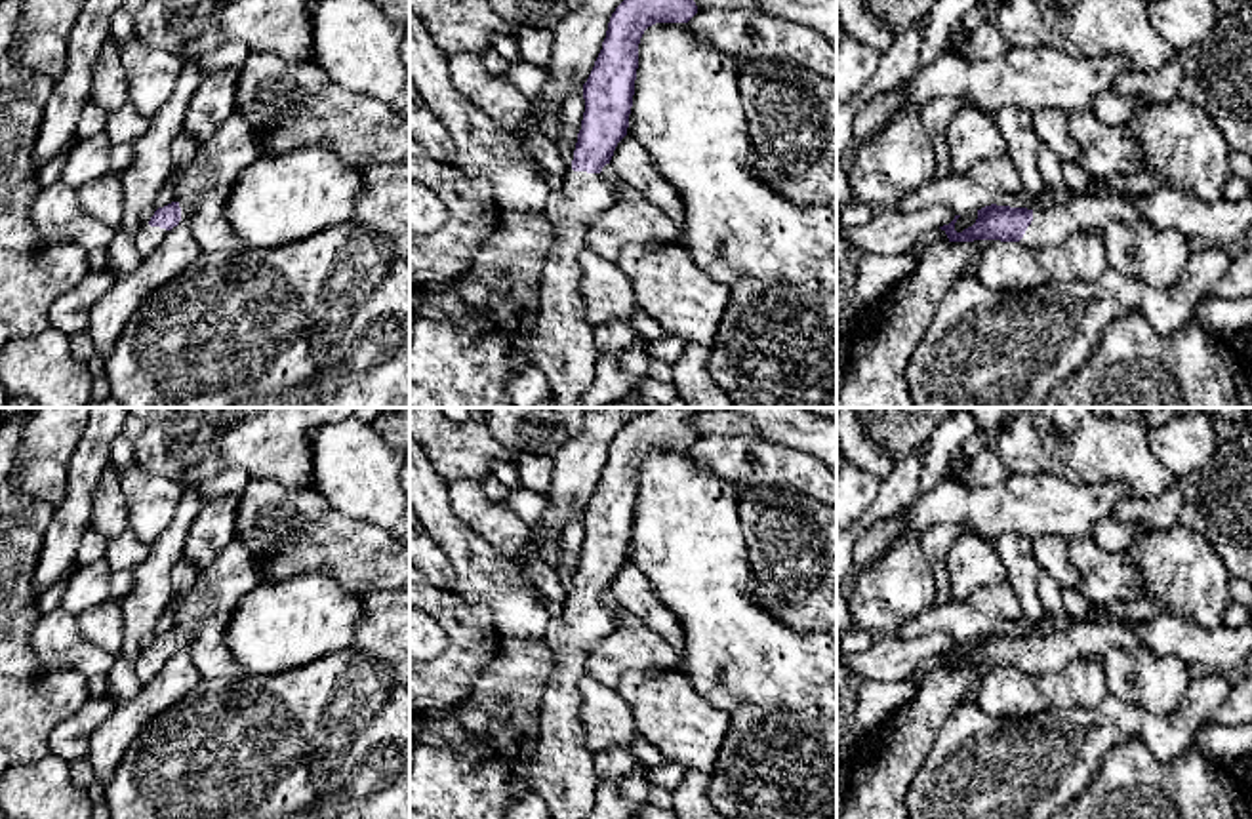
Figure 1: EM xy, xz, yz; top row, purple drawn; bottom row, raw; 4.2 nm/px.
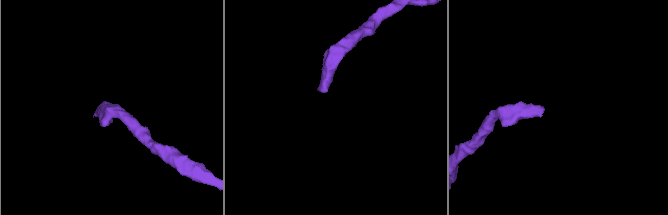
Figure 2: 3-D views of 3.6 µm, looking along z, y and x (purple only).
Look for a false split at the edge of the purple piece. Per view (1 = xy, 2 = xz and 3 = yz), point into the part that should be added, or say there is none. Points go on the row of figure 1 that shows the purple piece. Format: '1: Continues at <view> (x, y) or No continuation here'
1: Continues at xy (147, 239)
2: Continues at xz (563, 345)
3: Continues at yz (1222, 223)

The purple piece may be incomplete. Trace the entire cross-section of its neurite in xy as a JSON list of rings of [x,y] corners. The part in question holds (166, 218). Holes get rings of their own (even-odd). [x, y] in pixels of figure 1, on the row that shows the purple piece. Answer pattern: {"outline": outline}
{"outline": [[[172,202],[158,208],[149,221],[143,221],[133,234],[135,248],[141,257],[151,255],[158,244],[168,236],[168,232],[179,223],[187,223],[191,217],[191,208],[183,202]]]}

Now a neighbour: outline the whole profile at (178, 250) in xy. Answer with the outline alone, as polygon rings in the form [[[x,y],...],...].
[[[187,223],[173,227],[158,248],[143,257],[141,265],[120,278],[93,305],[88,320],[88,335],[101,356],[114,349],[126,322],[135,309],[162,284],[192,265],[202,253]]]

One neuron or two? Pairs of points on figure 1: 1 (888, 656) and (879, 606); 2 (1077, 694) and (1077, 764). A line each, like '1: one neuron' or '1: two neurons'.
1: two neurons
2: two neurons

